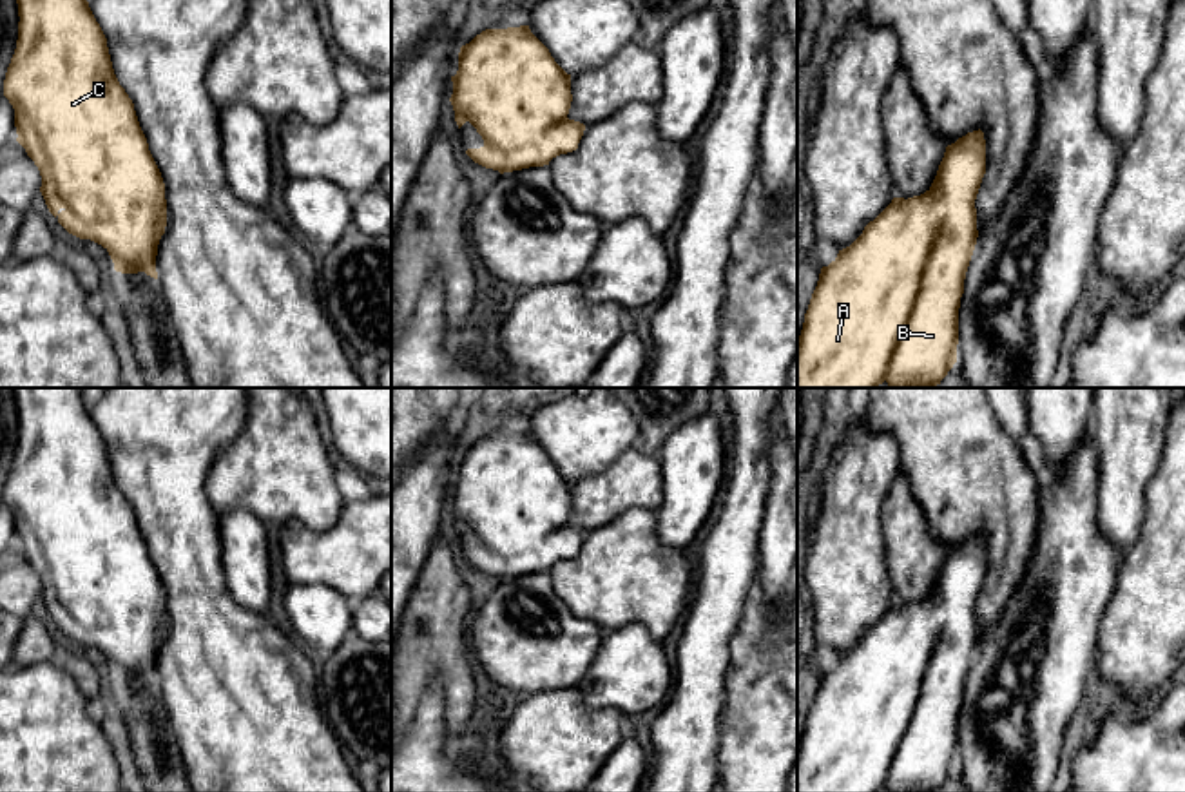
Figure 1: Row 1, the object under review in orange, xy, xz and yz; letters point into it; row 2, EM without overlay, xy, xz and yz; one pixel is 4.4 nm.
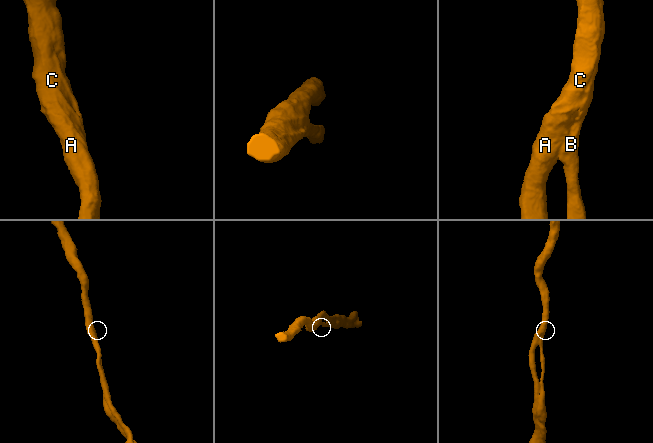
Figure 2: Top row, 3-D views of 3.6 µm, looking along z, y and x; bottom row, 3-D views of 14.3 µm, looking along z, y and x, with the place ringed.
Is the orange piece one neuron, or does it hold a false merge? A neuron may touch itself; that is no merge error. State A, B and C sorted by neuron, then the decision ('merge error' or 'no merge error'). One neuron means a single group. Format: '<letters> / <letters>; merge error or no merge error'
A B C; no merge error

